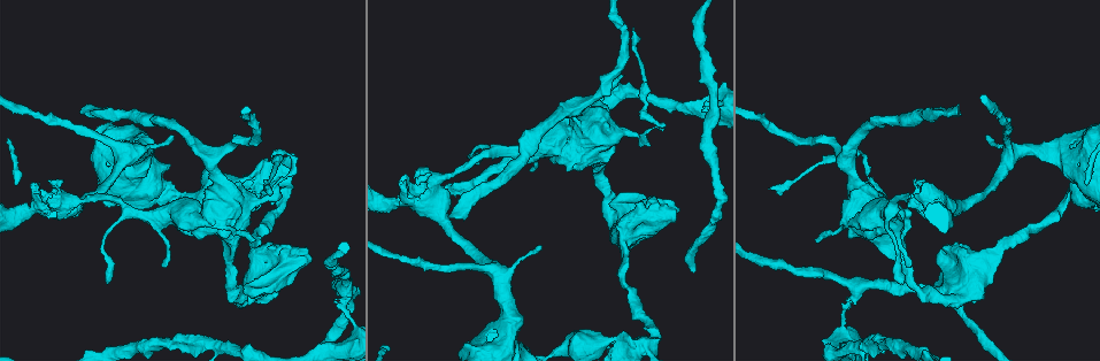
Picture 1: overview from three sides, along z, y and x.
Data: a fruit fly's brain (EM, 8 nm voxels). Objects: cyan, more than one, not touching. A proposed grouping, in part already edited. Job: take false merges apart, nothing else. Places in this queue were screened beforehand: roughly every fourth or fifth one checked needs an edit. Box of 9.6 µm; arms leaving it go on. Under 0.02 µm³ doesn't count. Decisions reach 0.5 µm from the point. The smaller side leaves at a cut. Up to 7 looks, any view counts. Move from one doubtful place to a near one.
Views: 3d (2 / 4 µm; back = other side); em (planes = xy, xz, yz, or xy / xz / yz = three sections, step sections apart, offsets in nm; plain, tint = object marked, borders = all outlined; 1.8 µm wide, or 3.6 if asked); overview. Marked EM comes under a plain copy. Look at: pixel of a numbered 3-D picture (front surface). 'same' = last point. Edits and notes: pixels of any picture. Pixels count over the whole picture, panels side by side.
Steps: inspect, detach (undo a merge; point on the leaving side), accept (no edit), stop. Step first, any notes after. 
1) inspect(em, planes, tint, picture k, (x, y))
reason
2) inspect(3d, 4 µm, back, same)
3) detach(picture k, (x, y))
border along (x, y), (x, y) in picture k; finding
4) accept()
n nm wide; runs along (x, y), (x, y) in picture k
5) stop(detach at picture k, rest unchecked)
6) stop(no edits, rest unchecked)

inspect(em, planes, tint, picture 1, (393, 202))
narrows sharply

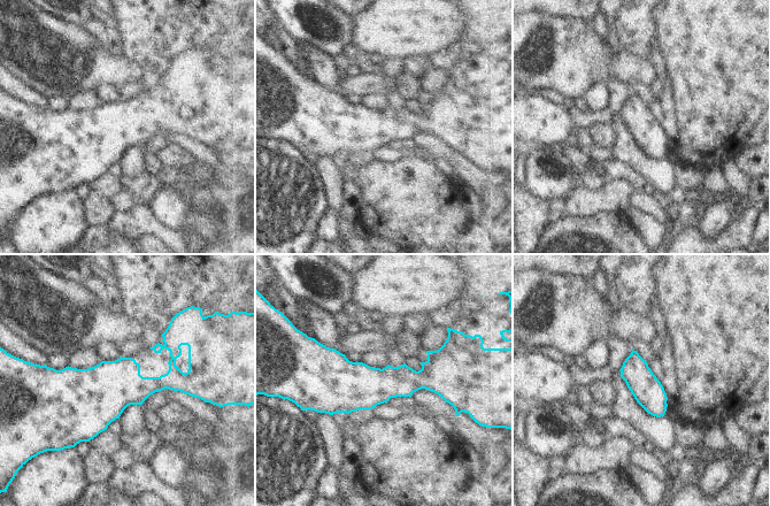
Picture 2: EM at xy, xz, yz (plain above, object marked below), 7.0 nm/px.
accept()
runs along (315, 377), (440, 381), (453, 389) in picture 2; continuous, no second cell

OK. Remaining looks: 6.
inspect(em, planes, tint, picture 1, (645, 106))
sharp bend

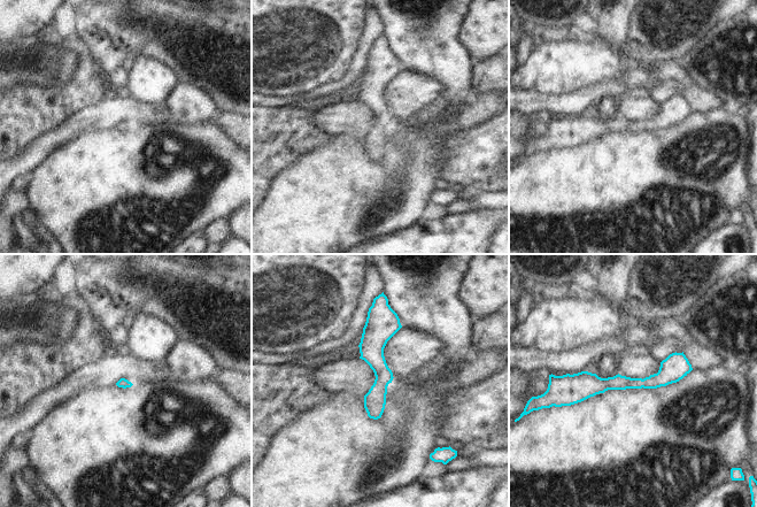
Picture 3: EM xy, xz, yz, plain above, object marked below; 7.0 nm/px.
accept()
runs along (688, 367), (647, 383), (569, 377) in picture 3; continuous, no second cell

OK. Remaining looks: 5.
inspect(em, xz, step 8, tint, picture 1, (711, 116))

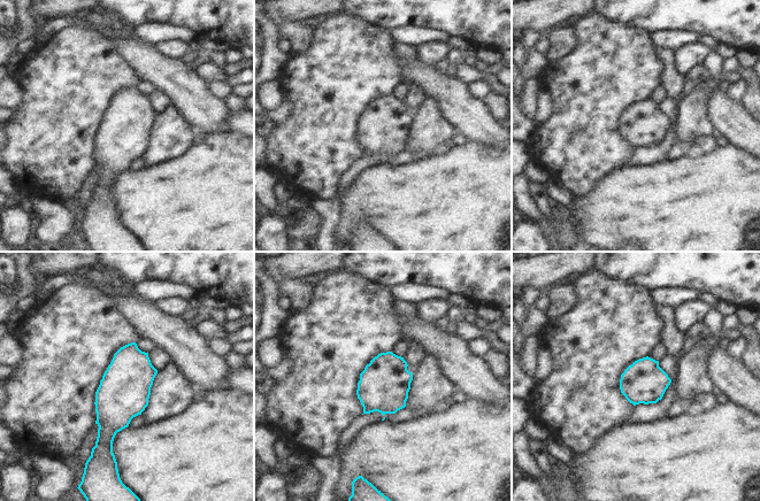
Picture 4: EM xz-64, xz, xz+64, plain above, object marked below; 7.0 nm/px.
inspect(em, planes, borders, same)
cut it another way

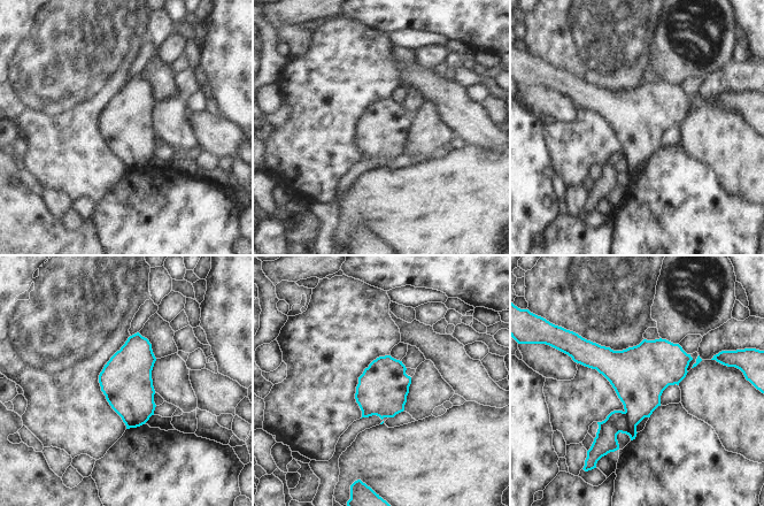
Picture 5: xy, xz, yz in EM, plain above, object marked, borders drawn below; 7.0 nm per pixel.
detach(picture 5, (639, 385))
border along (624, 412), (635, 428) in picture 5; a second cell is stuck on

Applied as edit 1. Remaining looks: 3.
stop(detach at picture 5, rest unchecked)

